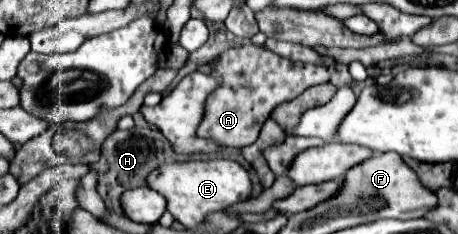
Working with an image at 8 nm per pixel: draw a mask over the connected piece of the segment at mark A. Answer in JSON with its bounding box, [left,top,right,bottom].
[198,45,330,147]

